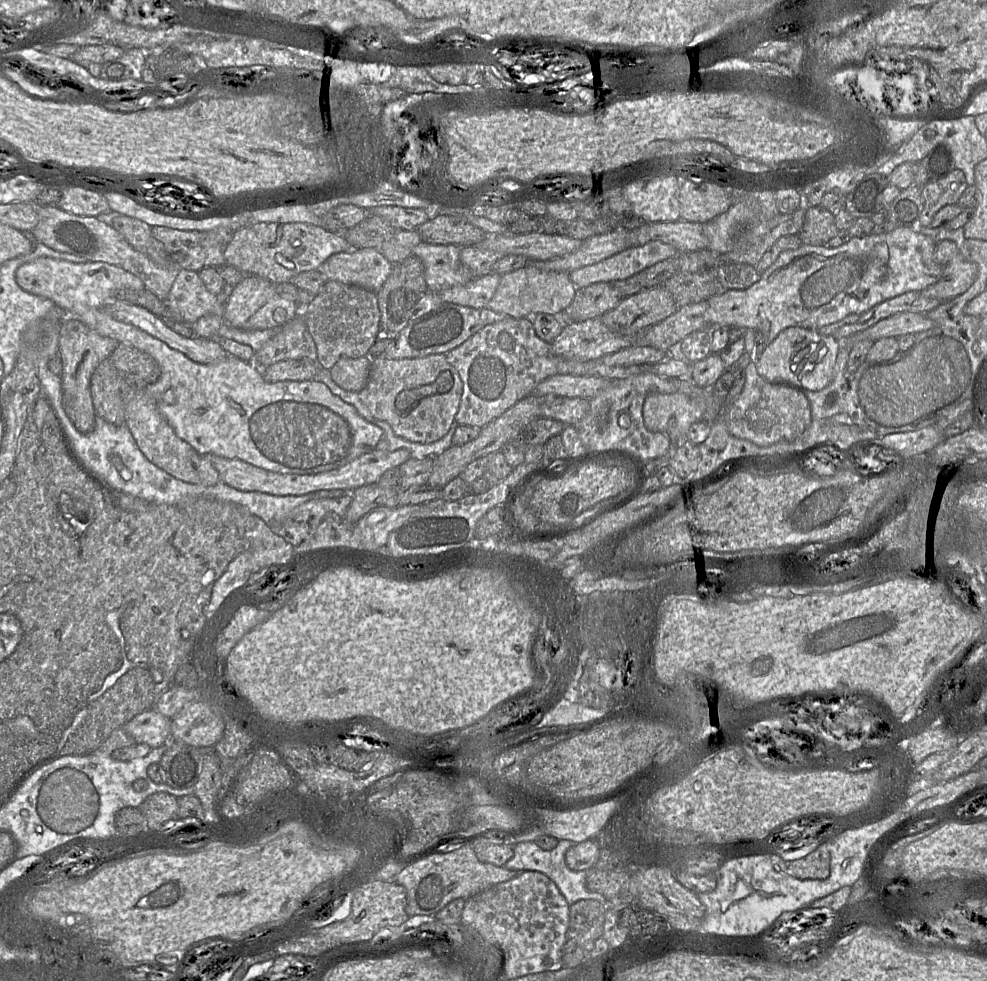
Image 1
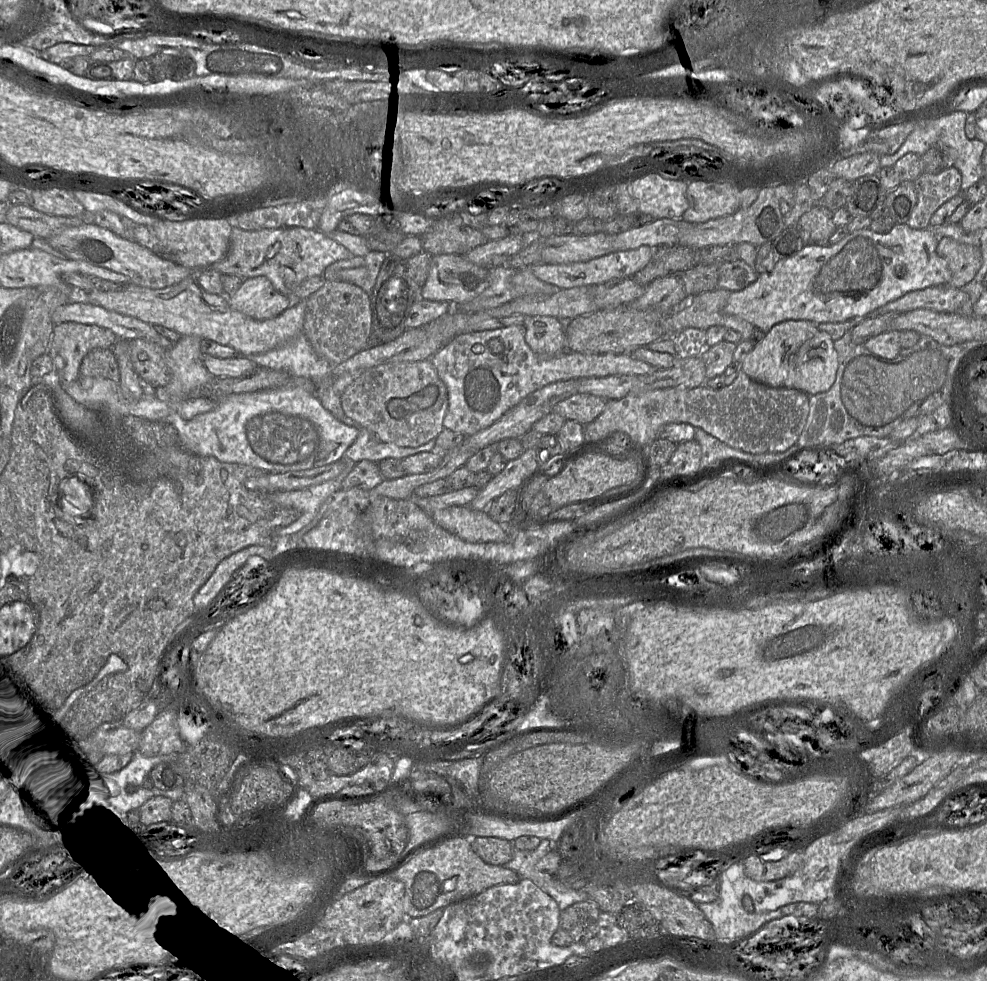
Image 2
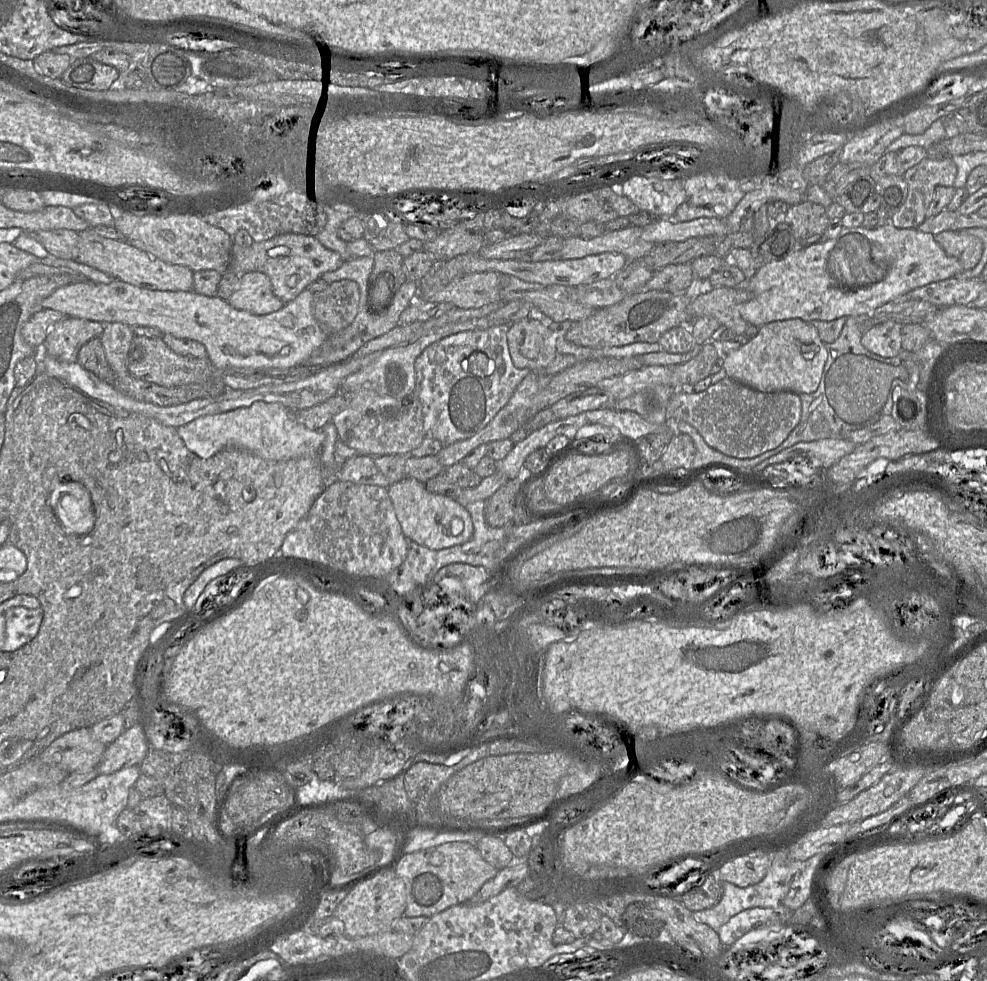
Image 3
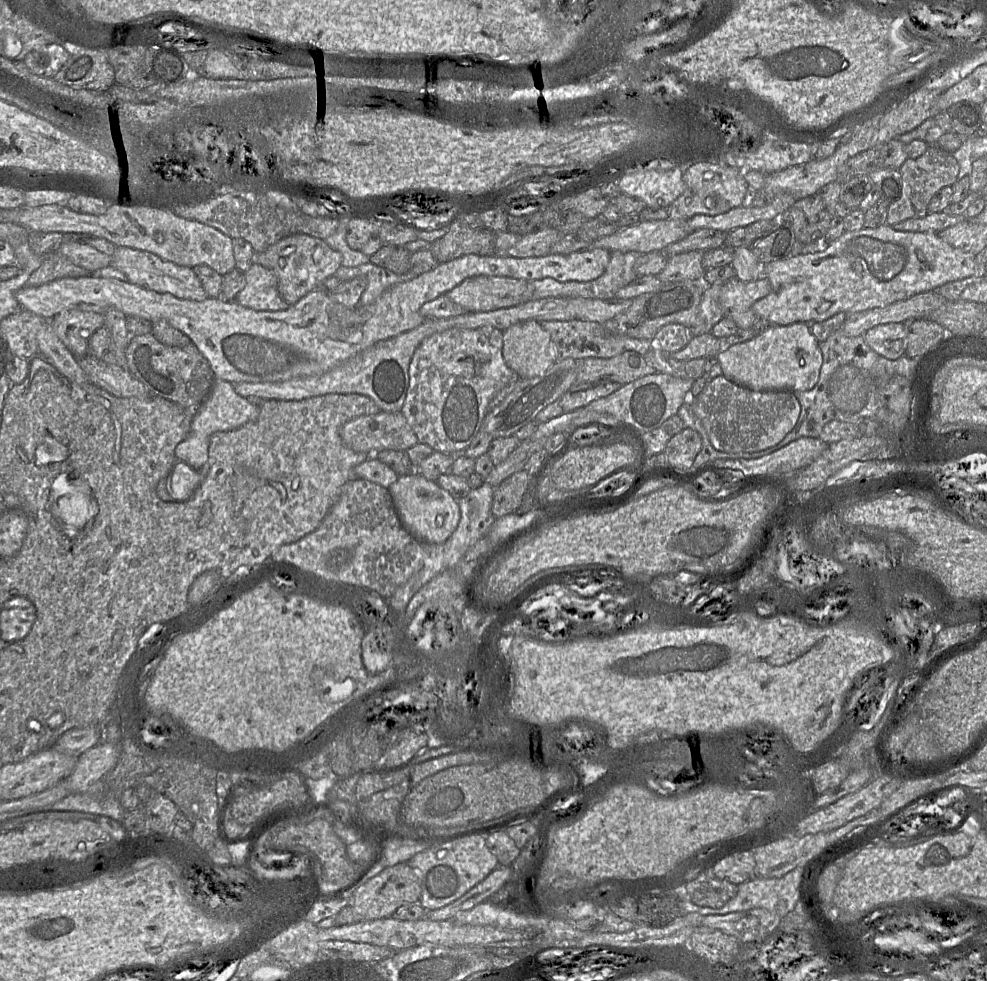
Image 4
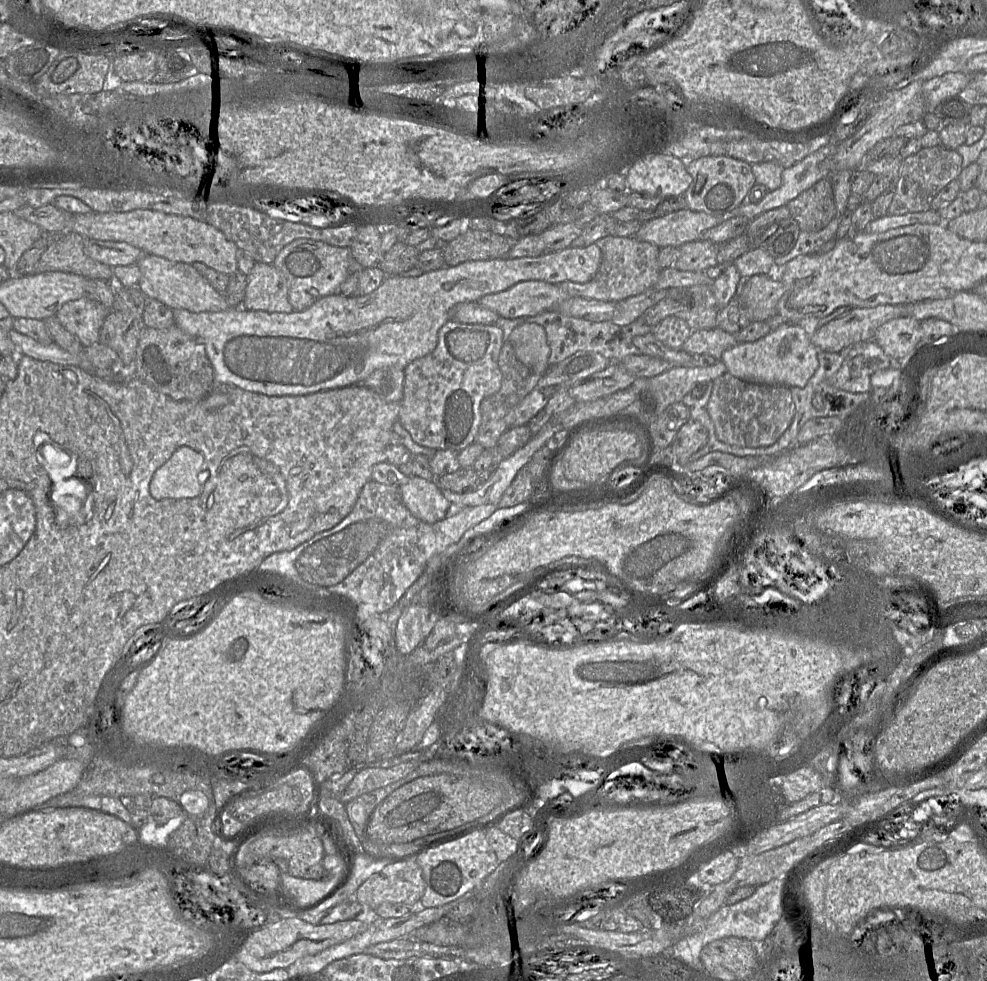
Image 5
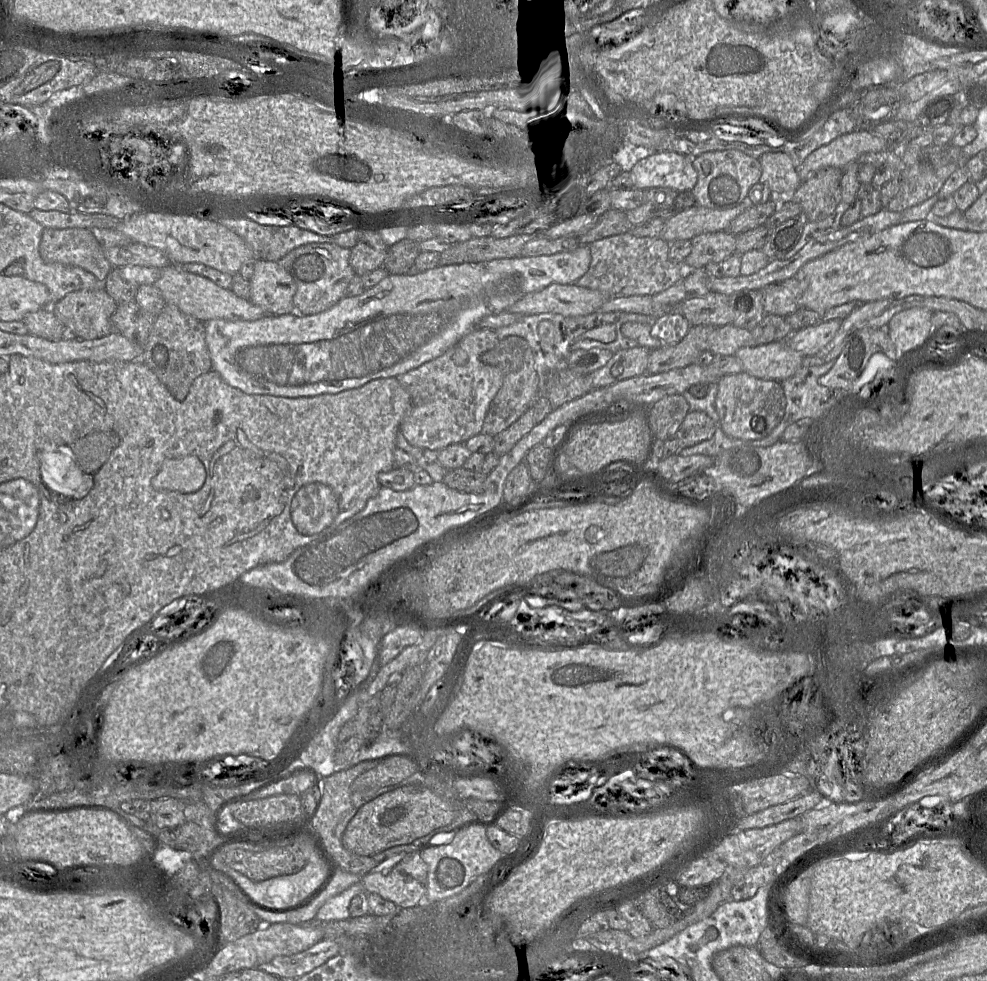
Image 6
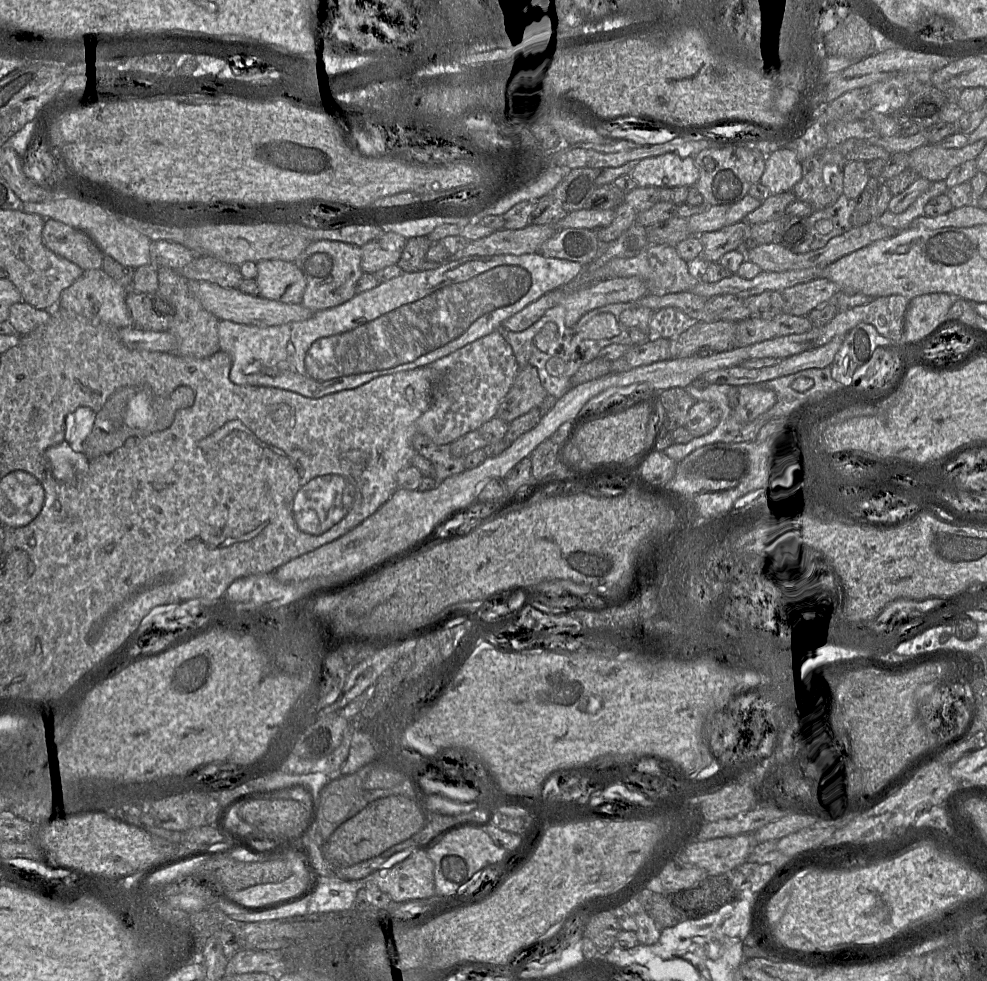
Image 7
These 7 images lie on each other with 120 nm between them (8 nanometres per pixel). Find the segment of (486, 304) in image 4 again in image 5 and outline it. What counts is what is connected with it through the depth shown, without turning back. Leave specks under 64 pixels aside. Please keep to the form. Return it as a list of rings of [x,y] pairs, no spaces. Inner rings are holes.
[[[529,280],[504,291],[485,295],[477,303],[496,312],[501,318],[514,319],[558,309],[569,297],[556,284]]]

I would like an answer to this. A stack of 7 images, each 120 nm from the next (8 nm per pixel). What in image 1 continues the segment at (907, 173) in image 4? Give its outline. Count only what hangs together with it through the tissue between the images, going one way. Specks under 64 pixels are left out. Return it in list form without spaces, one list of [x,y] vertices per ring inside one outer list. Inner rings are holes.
[[[956,168],[945,177],[922,186],[923,210],[919,216],[919,225],[929,226],[942,207],[957,204],[967,187],[963,171]]]

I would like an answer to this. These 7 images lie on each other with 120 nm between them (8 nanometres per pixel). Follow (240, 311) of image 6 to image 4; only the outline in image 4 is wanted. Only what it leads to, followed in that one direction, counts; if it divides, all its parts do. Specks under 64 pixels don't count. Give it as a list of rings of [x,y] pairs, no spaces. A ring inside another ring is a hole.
[[[117,246],[112,255],[111,266],[122,271],[130,283],[158,293],[169,293],[179,299],[194,301],[203,301],[208,297],[192,268],[166,261],[147,251]]]

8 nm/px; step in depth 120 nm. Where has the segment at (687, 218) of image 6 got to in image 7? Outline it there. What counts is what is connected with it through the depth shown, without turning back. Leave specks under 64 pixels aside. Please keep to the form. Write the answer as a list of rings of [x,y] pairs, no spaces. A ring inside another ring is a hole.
[[[747,194],[735,203],[709,206],[705,211],[688,218],[690,234],[700,235],[704,232],[717,231],[742,221],[761,203],[761,200]]]

